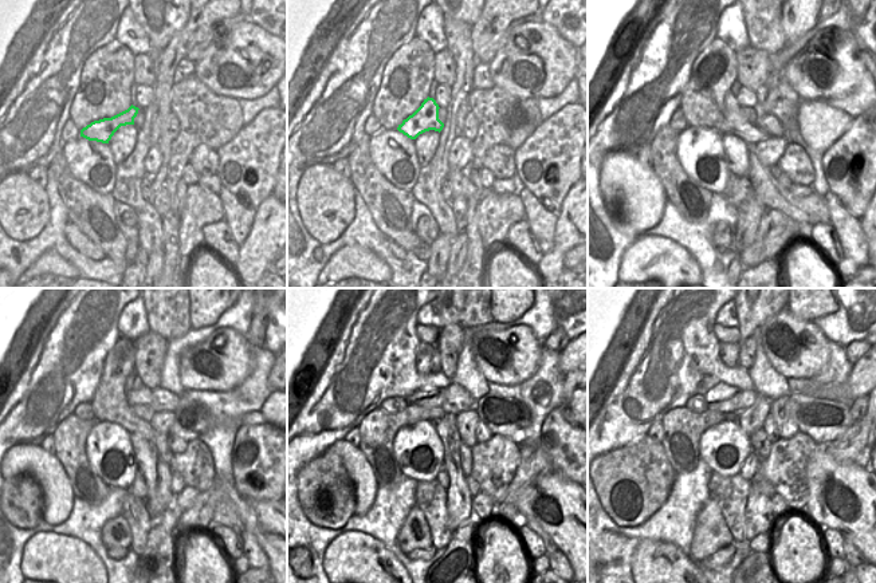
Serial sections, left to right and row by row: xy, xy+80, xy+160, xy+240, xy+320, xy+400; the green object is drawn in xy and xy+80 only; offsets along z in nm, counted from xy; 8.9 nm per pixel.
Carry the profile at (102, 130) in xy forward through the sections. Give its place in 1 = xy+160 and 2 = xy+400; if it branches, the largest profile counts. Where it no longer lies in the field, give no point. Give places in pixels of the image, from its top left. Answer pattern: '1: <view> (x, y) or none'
1: xy+160 (733, 122)
2: xy+400 (824, 420)

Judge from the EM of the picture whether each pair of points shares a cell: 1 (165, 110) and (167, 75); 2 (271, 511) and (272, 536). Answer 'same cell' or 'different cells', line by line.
1: same cell
2: same cell

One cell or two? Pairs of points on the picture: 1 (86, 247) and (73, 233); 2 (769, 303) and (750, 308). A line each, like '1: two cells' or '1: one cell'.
1: one cell
2: one cell

